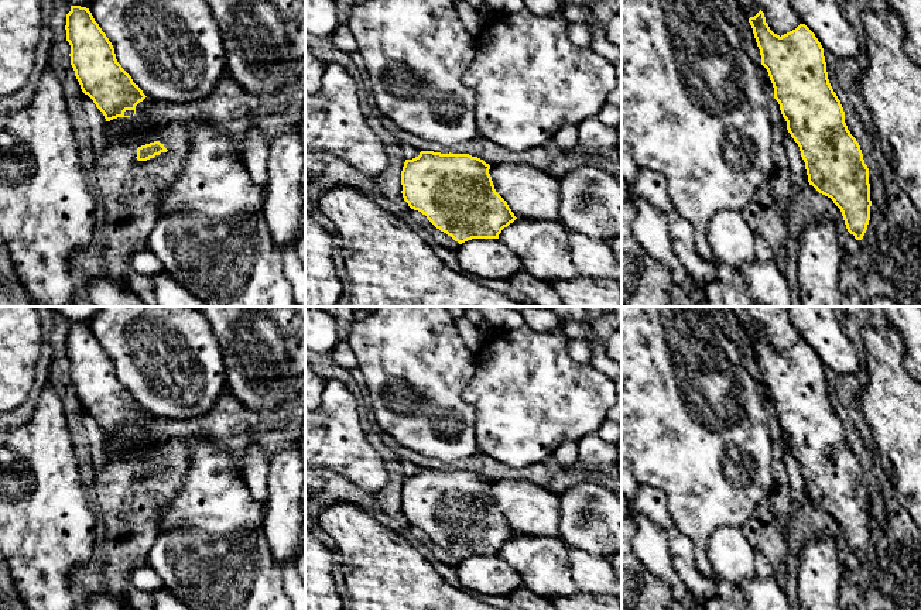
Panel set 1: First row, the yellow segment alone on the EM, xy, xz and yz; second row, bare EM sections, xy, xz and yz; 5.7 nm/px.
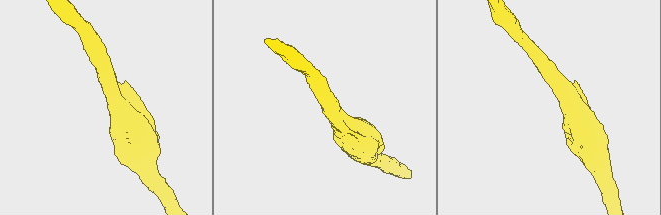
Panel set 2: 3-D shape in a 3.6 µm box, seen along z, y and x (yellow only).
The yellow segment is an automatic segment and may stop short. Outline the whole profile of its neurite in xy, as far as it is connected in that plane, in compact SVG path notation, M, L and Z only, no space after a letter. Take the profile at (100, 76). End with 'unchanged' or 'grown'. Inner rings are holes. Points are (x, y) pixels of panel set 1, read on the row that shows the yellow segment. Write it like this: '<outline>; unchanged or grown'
M71 6L66 14L71 65L81 89L106 121L126 116L147 96L116 59L114 48L86 7Z; unchanged

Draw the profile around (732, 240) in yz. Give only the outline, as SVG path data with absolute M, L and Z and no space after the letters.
M723 209L715 213L706 229L713 261L725 263L737 270L756 258L754 232L742 210Z

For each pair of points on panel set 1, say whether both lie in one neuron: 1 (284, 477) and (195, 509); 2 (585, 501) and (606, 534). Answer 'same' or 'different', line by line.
1: different
2: same

